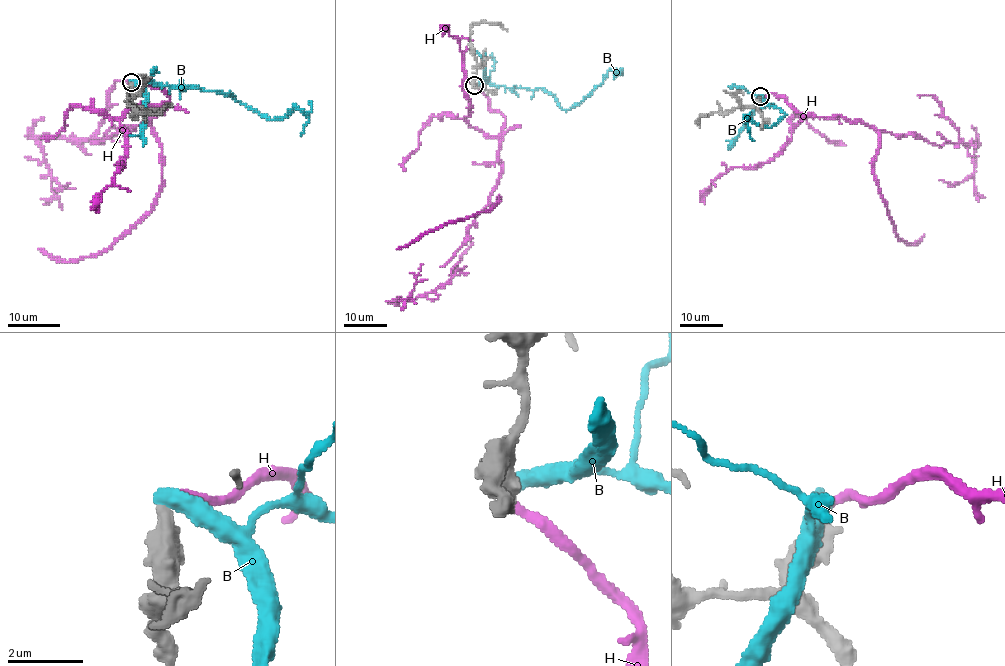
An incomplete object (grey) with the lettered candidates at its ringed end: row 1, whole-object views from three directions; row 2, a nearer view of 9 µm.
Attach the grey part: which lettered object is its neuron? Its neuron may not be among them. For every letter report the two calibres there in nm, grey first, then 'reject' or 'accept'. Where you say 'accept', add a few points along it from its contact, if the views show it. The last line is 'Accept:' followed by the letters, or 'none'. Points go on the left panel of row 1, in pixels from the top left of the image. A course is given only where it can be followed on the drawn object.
B: calibres 480 and 460 nm; reject
H: calibres 480 and 240 nm; accept; course (132, 82), (147, 78), (168, 95), (147, 123), (103, 140), (41, 136), (50, 175), (61, 189), (69, 182)
Accept: H

